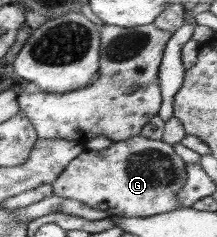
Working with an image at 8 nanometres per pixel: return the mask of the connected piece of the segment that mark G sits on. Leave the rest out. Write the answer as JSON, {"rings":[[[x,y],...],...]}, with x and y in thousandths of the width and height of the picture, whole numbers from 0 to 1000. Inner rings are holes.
{"rings":[[[641,565],[512,603],[475,633],[392,624],[290,713],[235,789],[253,823],[359,844],[438,886],[479,886],[512,916],[659,920],[834,878],[820,819],[853,764],[853,684],[797,612]]]}

